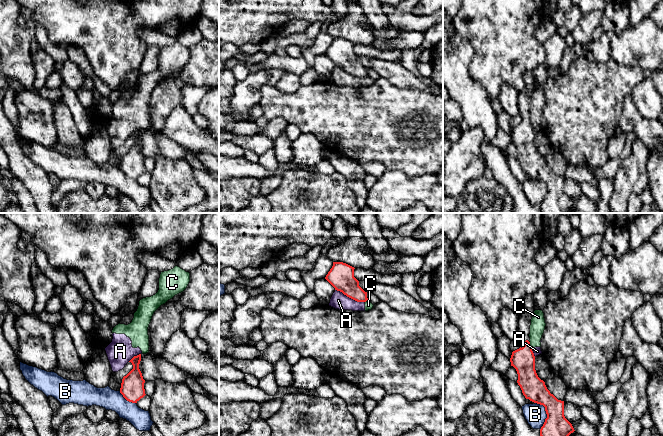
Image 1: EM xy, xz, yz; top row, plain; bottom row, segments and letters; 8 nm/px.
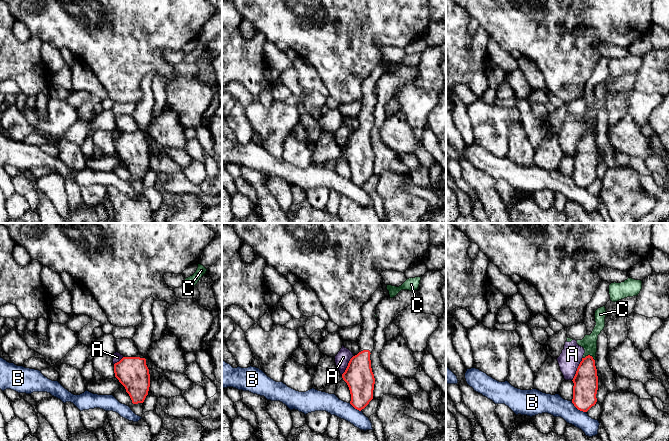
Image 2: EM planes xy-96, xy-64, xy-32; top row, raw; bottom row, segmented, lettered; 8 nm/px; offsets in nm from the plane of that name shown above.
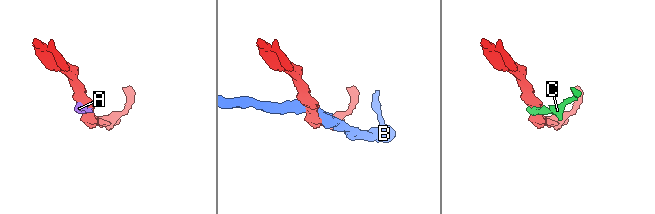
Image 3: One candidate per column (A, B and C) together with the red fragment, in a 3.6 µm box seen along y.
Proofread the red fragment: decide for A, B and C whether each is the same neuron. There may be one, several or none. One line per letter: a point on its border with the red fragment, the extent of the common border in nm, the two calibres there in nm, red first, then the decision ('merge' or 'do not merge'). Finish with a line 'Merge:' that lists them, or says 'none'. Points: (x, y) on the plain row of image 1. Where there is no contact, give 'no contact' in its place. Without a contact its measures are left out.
A: contact xz (350, 73); length 260 nm; calibres 200 and 130 nm; do not merge
B: contact yz (546, 189); length 220 nm; calibres 220 and 170 nm; do not merge
C: contact yz (529, 120); length 70 nm; calibres 190 and 120 nm; do not merge
Merge: none

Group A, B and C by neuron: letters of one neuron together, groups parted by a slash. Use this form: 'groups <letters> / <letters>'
groups A C / B

